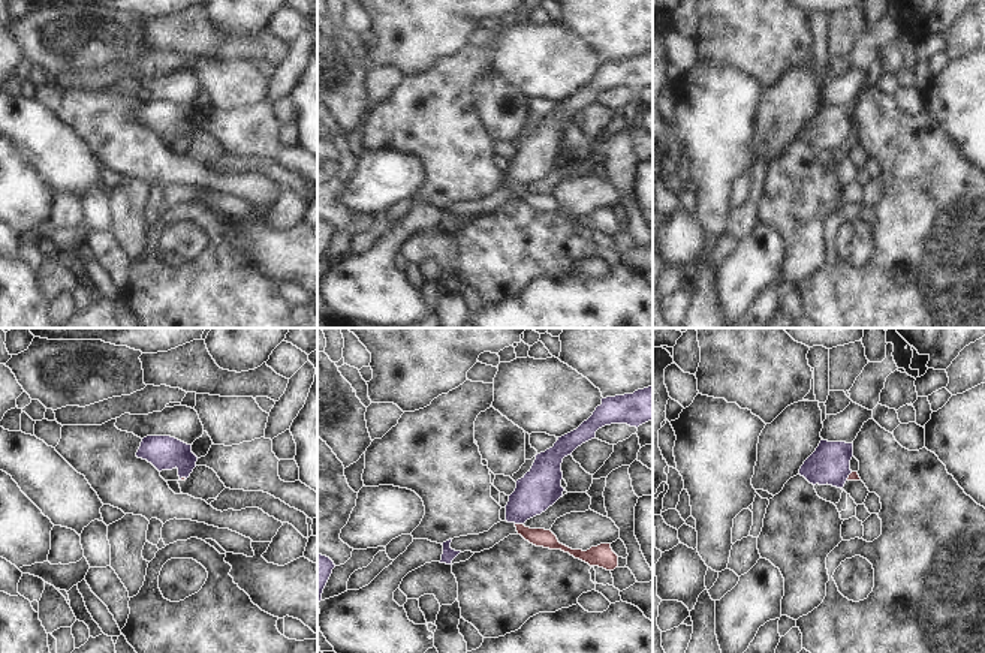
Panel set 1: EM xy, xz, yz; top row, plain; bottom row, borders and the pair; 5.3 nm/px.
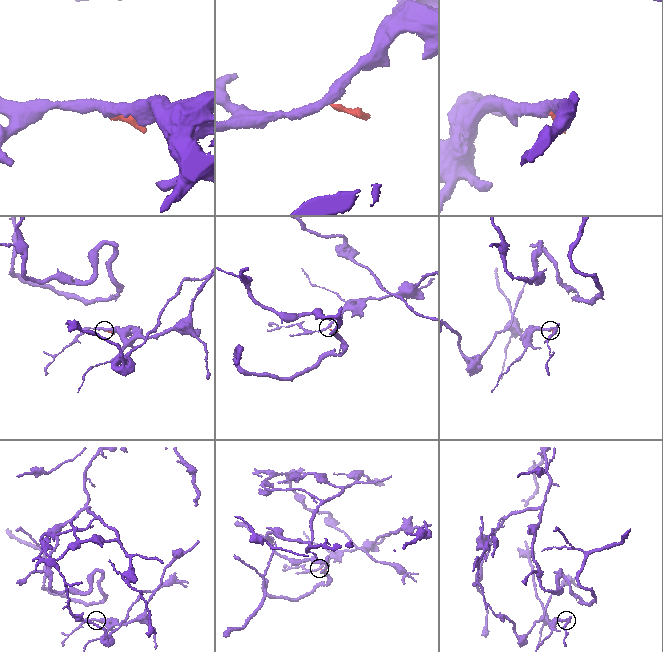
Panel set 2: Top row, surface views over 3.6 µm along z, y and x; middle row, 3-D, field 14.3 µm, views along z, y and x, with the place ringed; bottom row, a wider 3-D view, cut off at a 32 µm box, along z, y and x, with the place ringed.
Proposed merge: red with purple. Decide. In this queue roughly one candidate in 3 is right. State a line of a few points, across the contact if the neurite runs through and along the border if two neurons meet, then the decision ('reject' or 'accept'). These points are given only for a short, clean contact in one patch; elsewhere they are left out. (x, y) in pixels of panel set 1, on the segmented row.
line xz (515, 523), (523, 524); reject

